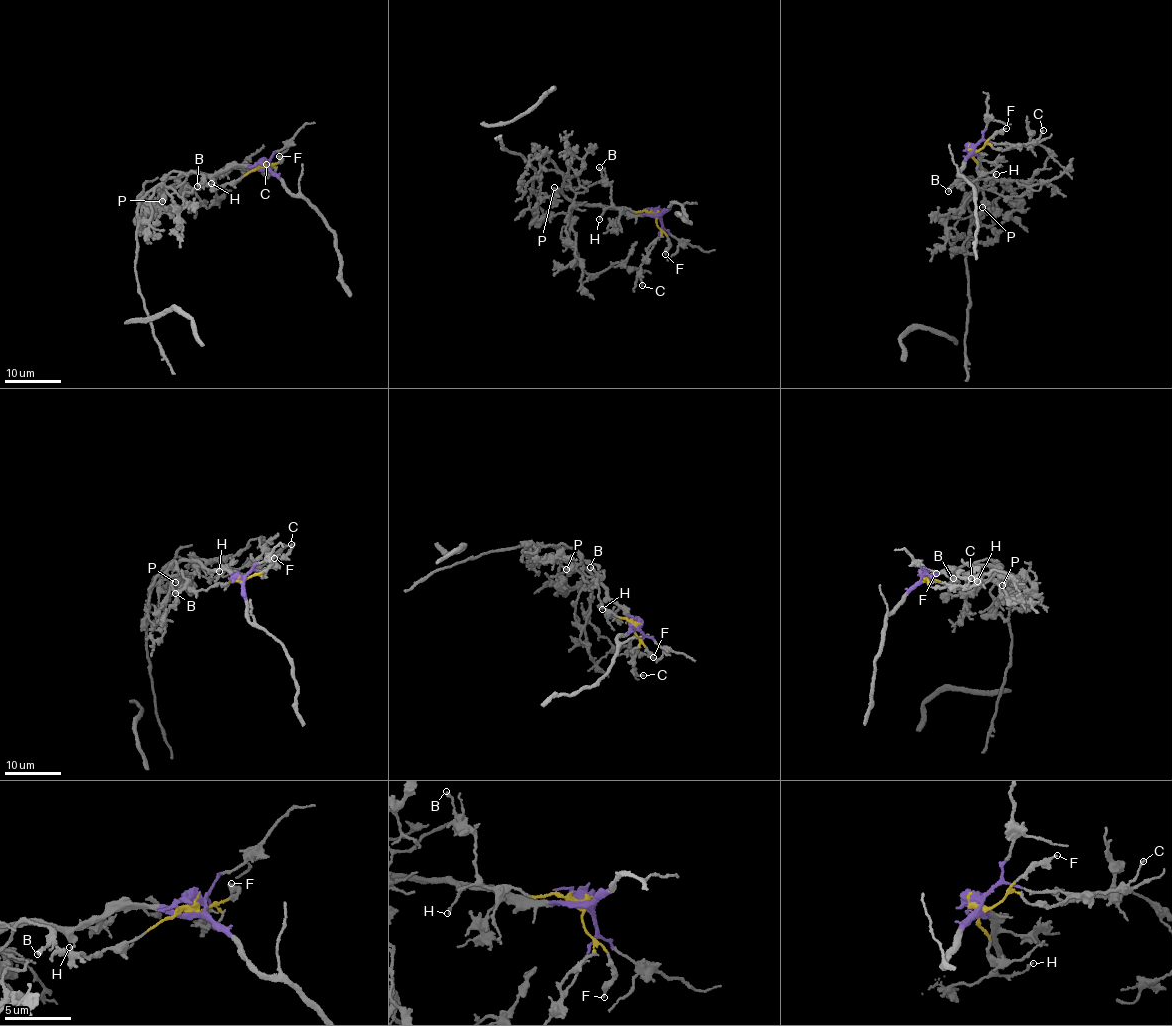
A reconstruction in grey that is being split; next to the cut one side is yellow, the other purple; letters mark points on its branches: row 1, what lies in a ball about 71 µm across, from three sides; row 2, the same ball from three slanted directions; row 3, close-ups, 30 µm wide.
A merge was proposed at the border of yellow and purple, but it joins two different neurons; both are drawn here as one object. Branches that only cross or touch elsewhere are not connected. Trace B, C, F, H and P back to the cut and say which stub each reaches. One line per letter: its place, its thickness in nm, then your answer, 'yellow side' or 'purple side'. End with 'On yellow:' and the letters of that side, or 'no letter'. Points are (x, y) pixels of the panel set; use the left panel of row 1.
B: place (197, 186); calibre 240 nm; yellow side
C: place (266, 164); calibre 120 nm; purple side
F: place (279, 156); calibre 260 nm; yellow side
H: place (211, 183); calibre 170 nm; yellow side
P: place (162, 201); calibre 360 nm; purple side
On yellow: B, F, H

